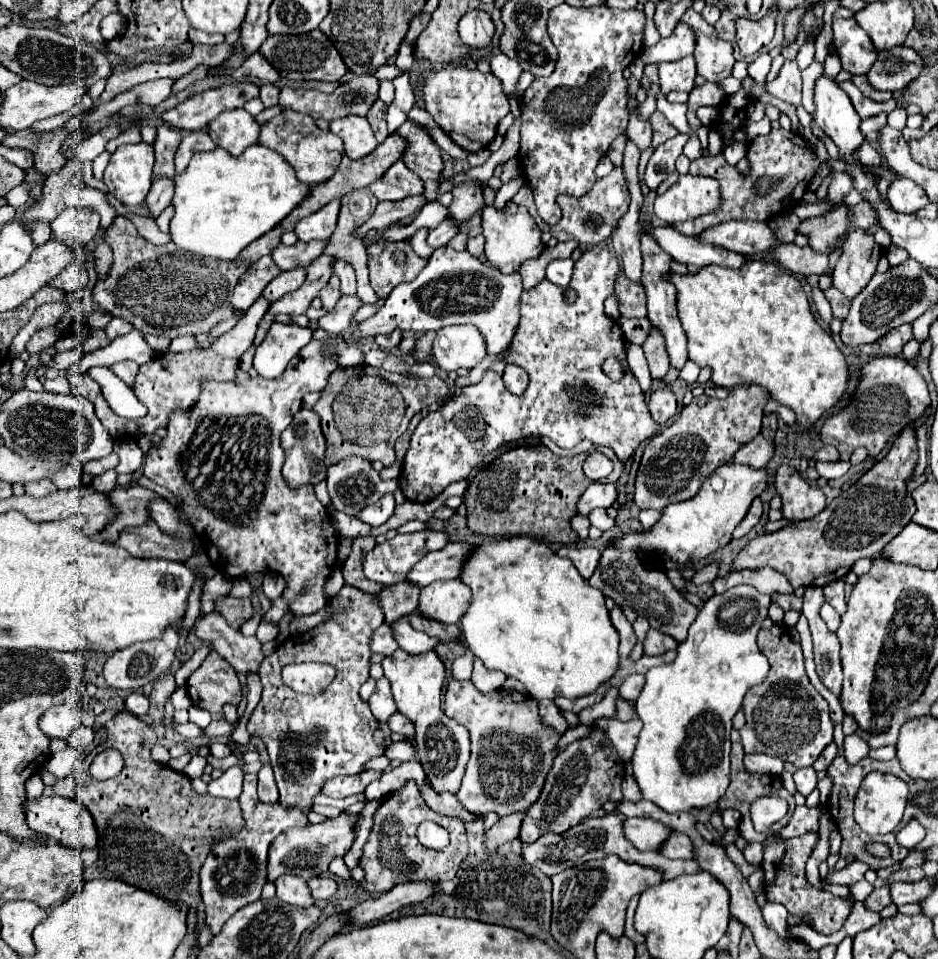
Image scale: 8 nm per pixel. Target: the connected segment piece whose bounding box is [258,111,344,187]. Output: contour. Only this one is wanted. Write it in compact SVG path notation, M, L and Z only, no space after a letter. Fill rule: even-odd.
M282 111L278 117L264 123L260 127L258 145L270 147L272 151L280 153L294 167L296 179L308 183L310 187L328 181L336 173L336 167L340 165L340 157L344 151L340 137L332 135L330 131L320 131L312 117L296 111Z

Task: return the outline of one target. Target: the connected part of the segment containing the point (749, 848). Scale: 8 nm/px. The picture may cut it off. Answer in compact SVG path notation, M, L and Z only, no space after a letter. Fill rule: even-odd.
M748 842L746 848L742 851L747 862L757 865L763 859L763 847L761 843Z

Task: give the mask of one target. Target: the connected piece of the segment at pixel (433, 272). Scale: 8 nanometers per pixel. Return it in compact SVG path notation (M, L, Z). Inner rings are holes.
M440 247L432 253L428 265L422 273L410 281L400 283L392 289L386 303L372 315L370 319L356 325L352 335L328 335L324 329L314 331L314 339L324 343L324 355L338 363L338 369L358 367L364 363L364 353L360 349L360 341L366 337L374 337L378 333L388 335L396 327L400 331L416 331L428 333L438 331L446 325L462 325L470 323L478 327L484 335L484 343L488 347L488 355L498 355L504 347L510 345L514 331L520 319L520 293L522 279L520 273L504 275L496 267L480 263L468 251L454 251L450 247Z

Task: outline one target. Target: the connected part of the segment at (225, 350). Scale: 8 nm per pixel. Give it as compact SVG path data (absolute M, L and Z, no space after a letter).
M262 295L260 299L256 299L256 303L246 311L244 319L240 323L236 323L226 335L222 335L212 349L222 355L222 357L232 357L232 359L240 359L242 353L252 345L252 339L256 335L256 327L258 321L266 315L270 307L270 301Z

